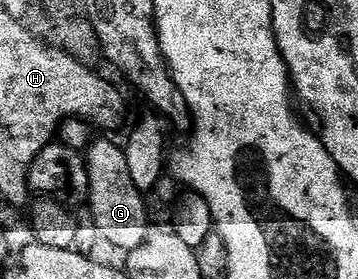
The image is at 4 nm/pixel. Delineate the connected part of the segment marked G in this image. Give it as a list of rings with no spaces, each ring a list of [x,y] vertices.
[[[94,139],[87,149],[89,165],[89,199],[87,208],[93,211],[93,224],[113,248],[122,248],[125,254],[135,251],[149,237],[151,225],[145,213],[146,197],[131,182],[124,147],[113,140]]]

